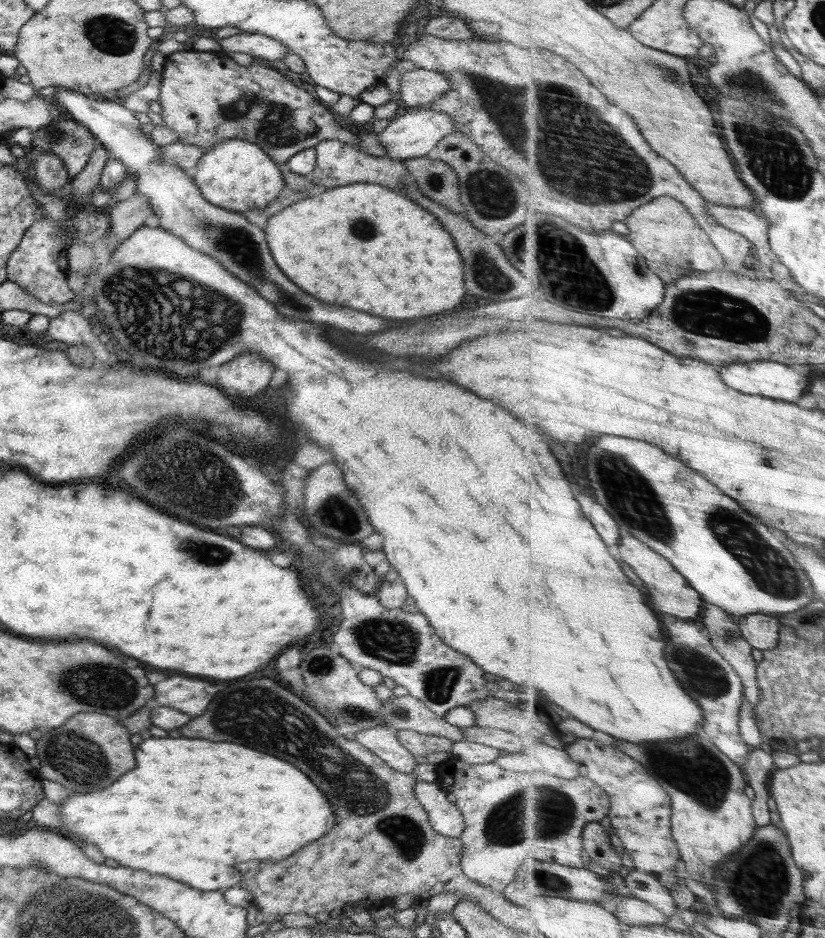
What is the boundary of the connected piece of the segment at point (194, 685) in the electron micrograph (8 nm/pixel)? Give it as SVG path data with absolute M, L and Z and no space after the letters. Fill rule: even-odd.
M172 676L154 686L154 698L148 702L151 709L158 706L176 708L184 714L198 716L206 710L214 694L218 692L216 686L200 680L190 680L184 676Z

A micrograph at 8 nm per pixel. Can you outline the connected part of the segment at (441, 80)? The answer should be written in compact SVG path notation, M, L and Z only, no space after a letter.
M414 69L402 73L397 97L407 106L426 106L449 91L449 80L441 72Z

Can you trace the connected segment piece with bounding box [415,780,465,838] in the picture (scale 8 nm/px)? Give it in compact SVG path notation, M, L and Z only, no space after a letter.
M418 780L415 797L425 810L432 829L444 837L459 838L465 824L457 806L446 799L447 792L437 783Z

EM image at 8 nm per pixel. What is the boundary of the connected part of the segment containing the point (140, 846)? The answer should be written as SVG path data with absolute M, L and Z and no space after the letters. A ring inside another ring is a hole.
M148 738L136 746L136 768L132 772L122 774L114 784L110 784L104 790L96 790L90 794L70 794L70 798L63 800L58 808L60 808L60 820L65 826L64 829L66 828L68 832L80 838L84 836L82 839L98 846L106 858L112 858L112 860L120 862L122 866L130 866L134 870L144 870L144 872L152 872L152 874L166 874L168 878L189 884L197 891L224 891L227 888L232 888L232 886L238 886L241 881L241 874L234 868L234 864L254 860L280 862L286 856L296 854L301 848L304 848L305 844L314 842L330 833L336 825L334 813L328 804L328 800L326 800L326 796L316 788L316 784L312 784L308 780L308 776L304 776L292 764L288 764L276 756L256 752L252 748L244 748L240 744L210 742L210 740L198 740L198 738L192 738L192 740L188 740L188 738ZM178 756L188 758L186 760L188 770L184 770L184 772L176 770L176 758Z

